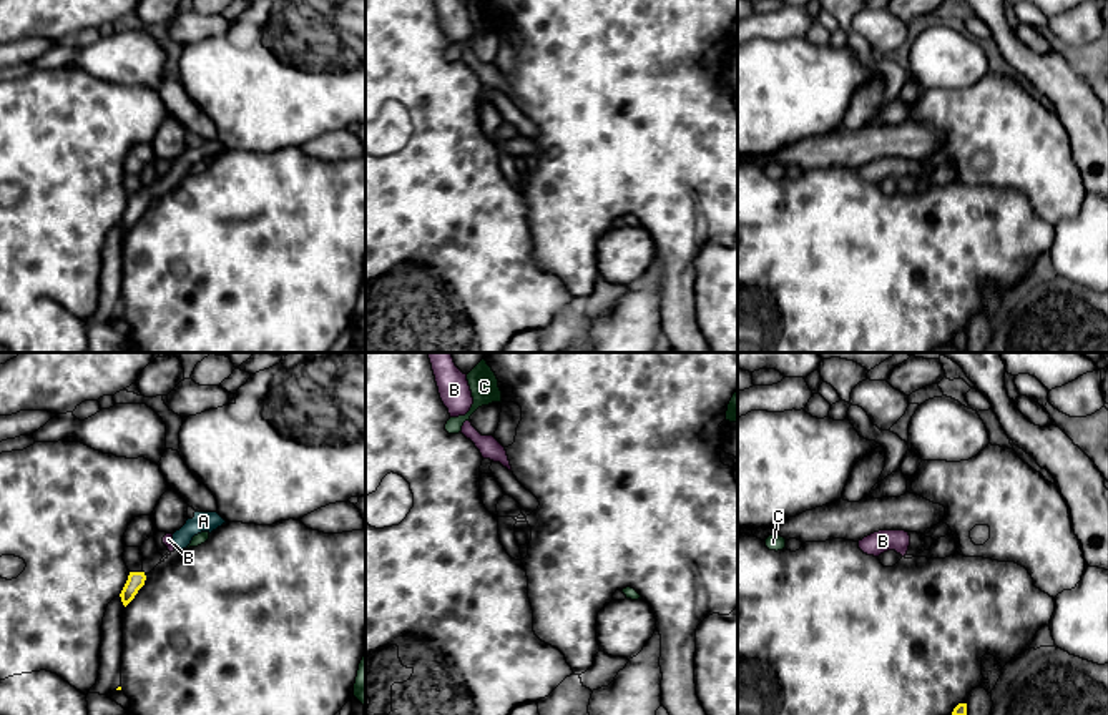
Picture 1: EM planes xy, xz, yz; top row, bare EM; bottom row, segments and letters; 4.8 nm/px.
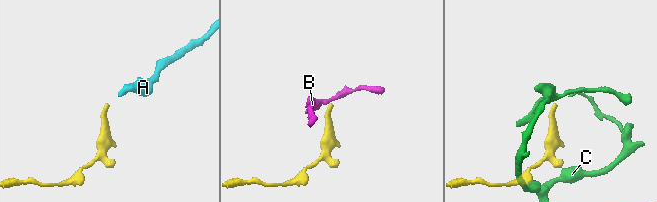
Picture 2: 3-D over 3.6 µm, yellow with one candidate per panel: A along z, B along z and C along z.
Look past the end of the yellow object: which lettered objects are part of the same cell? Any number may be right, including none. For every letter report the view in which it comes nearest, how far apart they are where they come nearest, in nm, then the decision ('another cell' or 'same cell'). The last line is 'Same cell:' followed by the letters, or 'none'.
A: nearest in xy; 190 nm apart; same cell
B: nearest in xy; 160 nm apart; another cell
C: nearest in xy; 240 nm apart; another cell
Same cell: A

